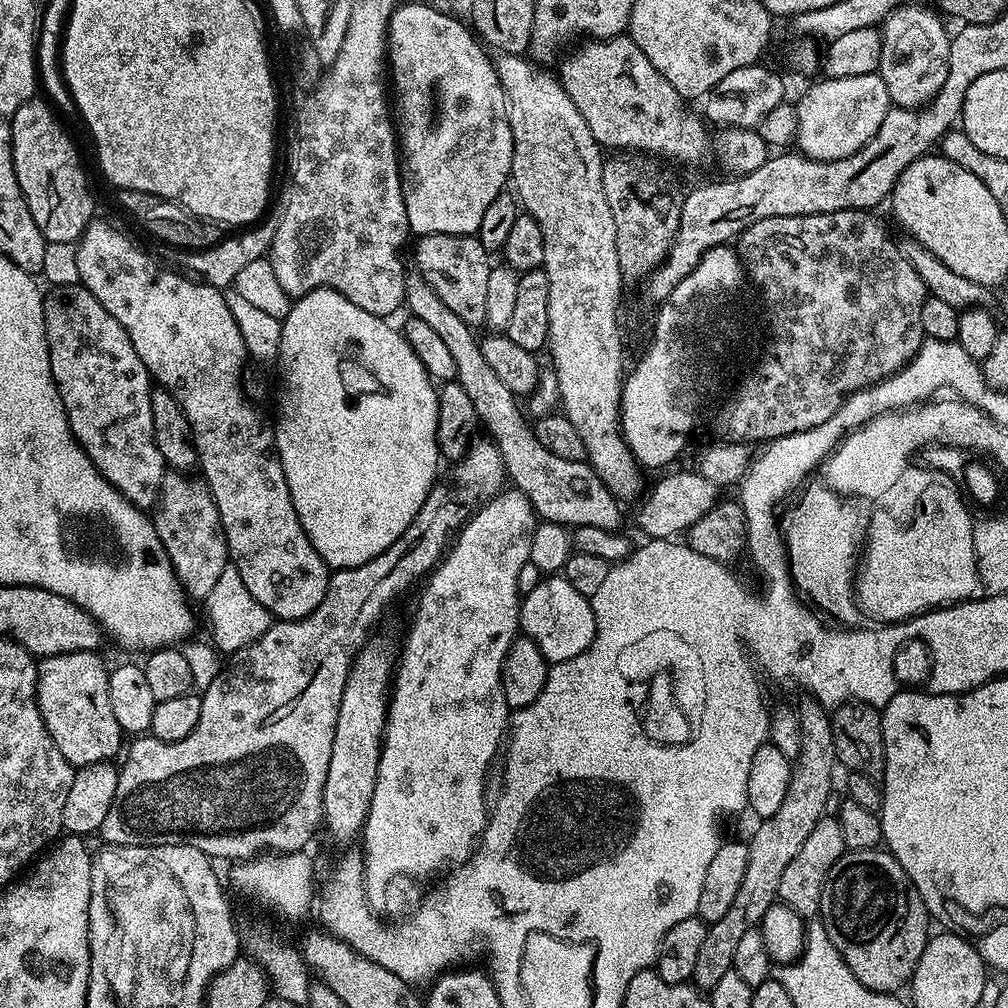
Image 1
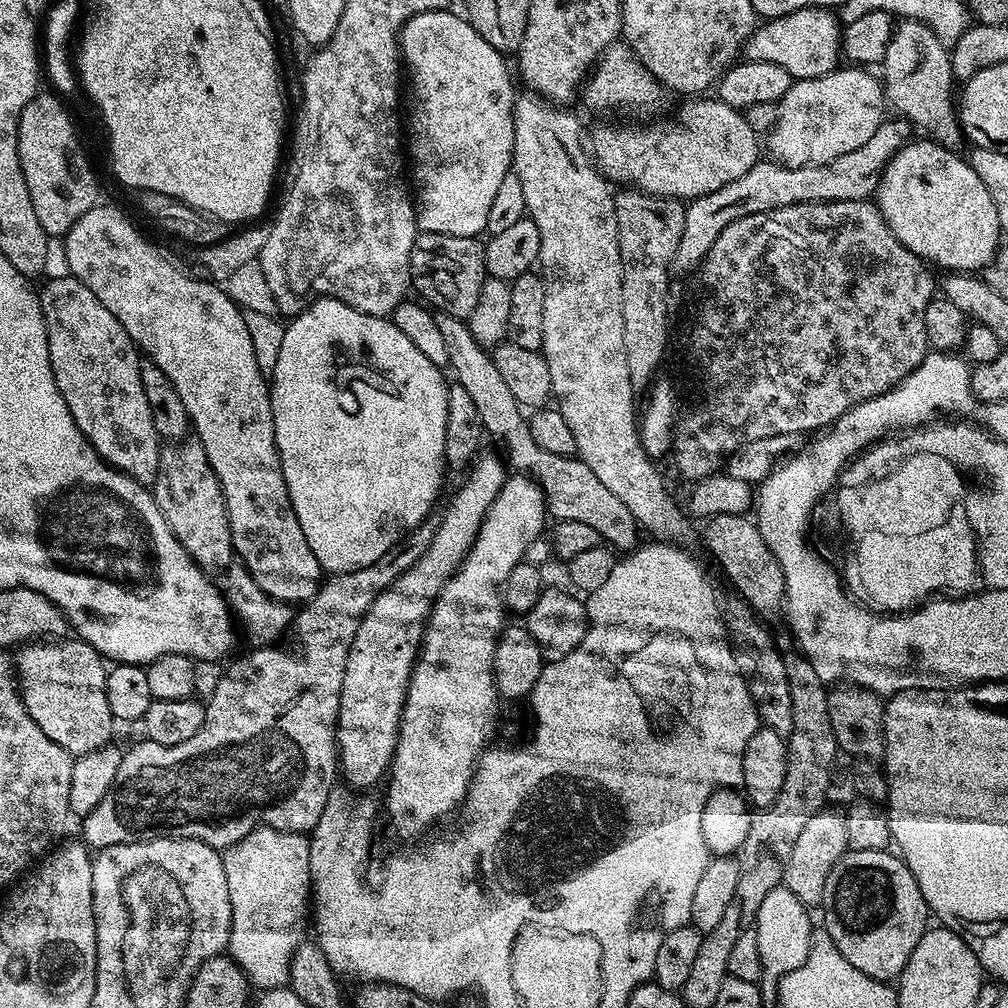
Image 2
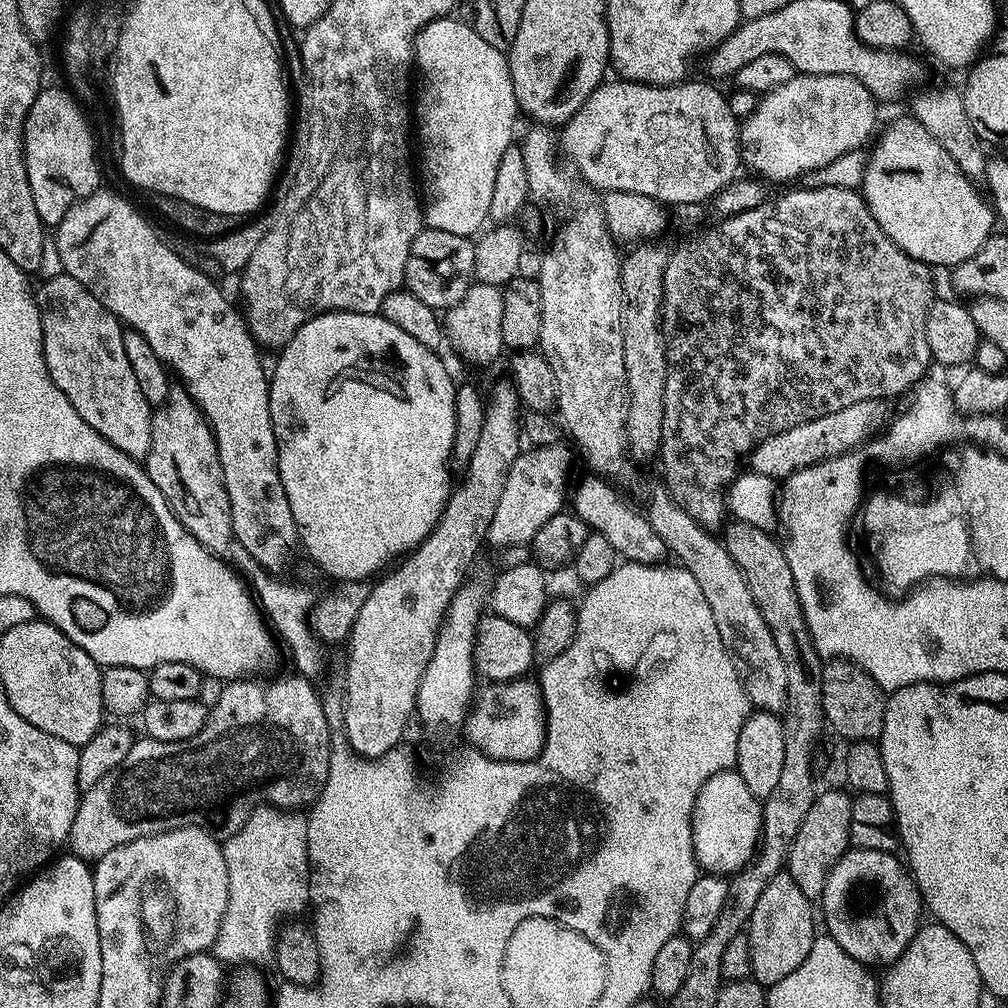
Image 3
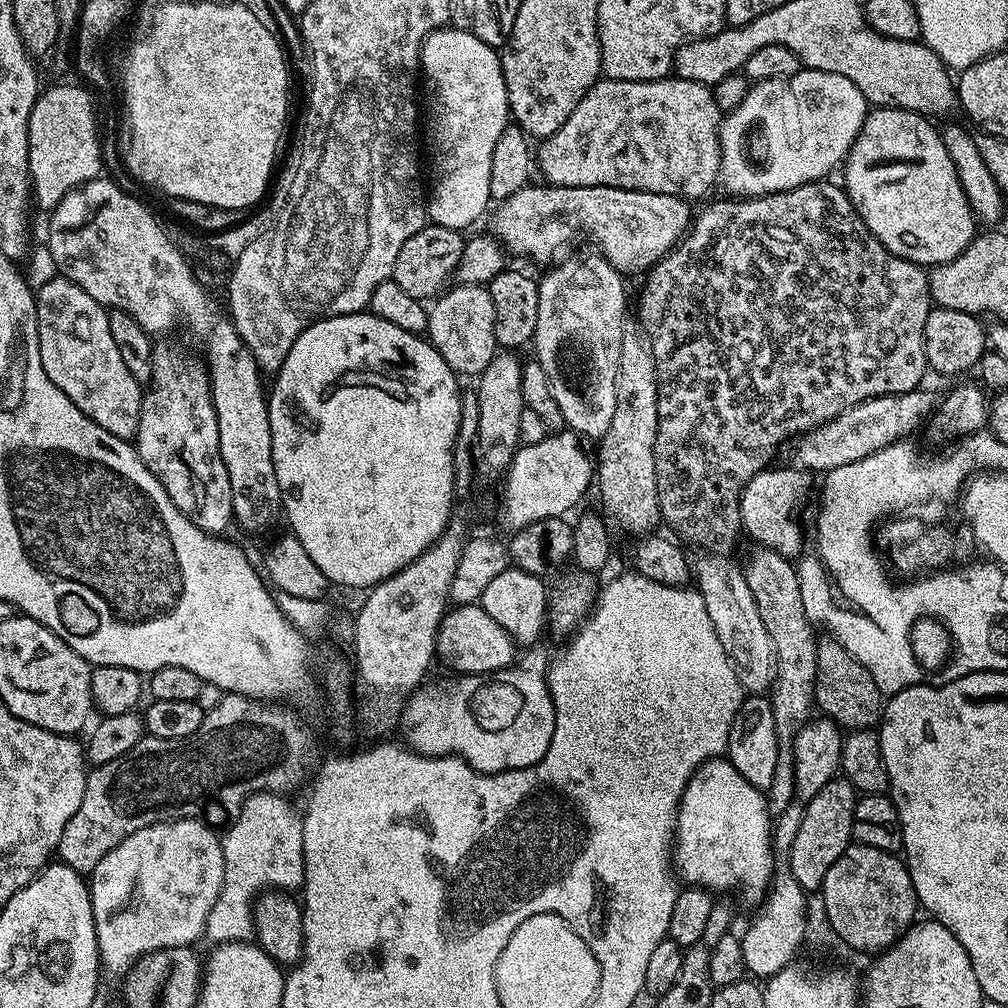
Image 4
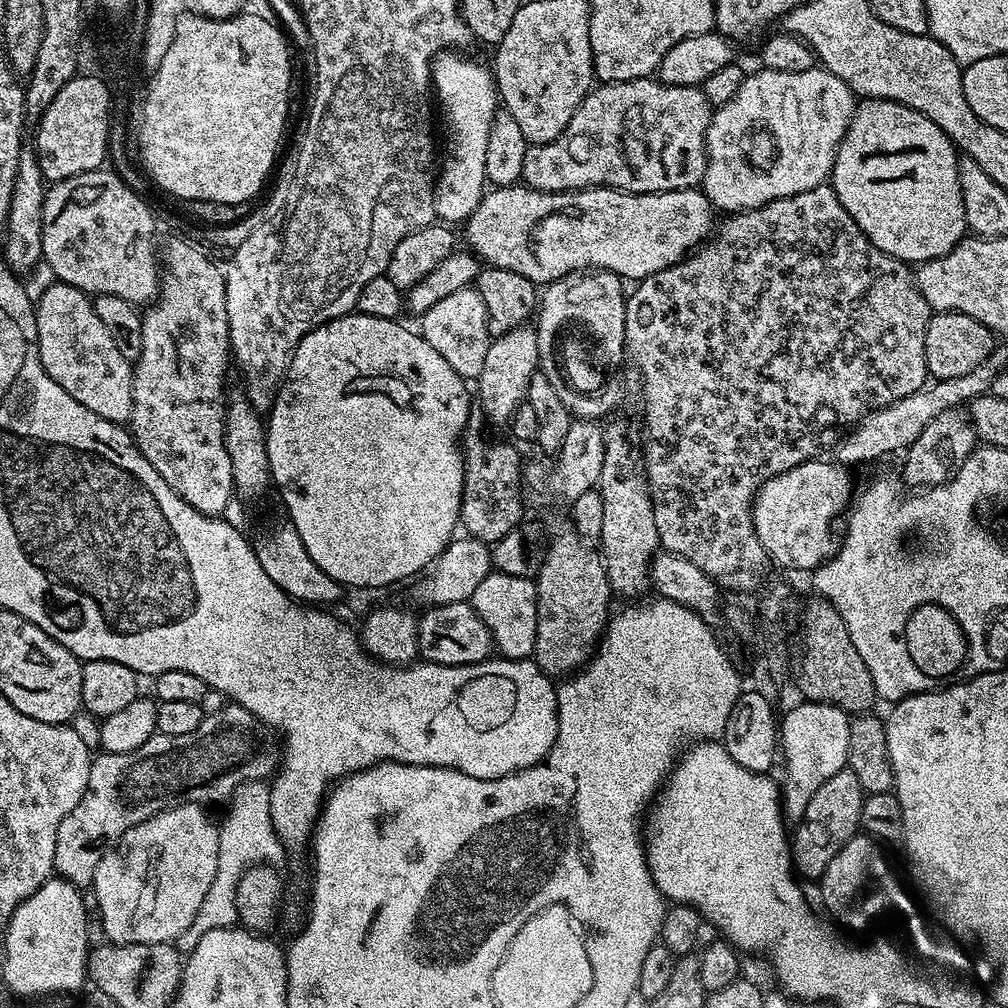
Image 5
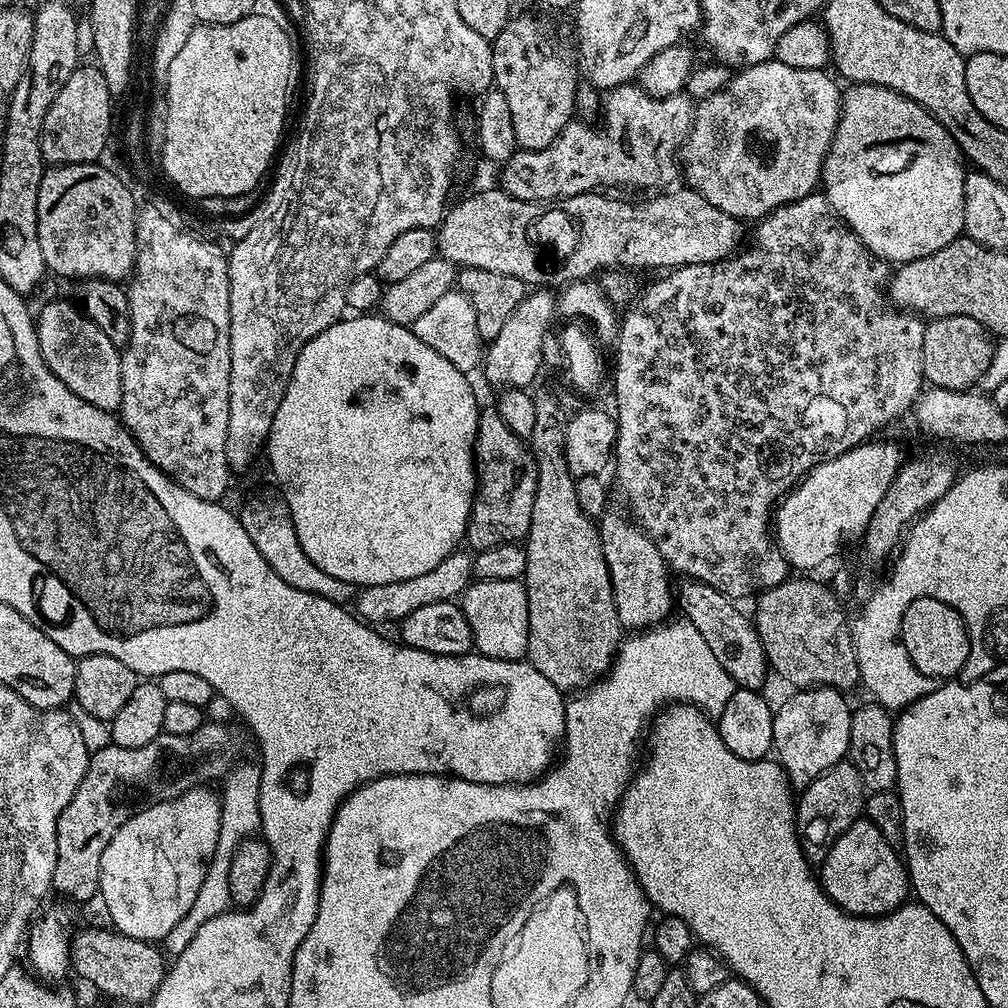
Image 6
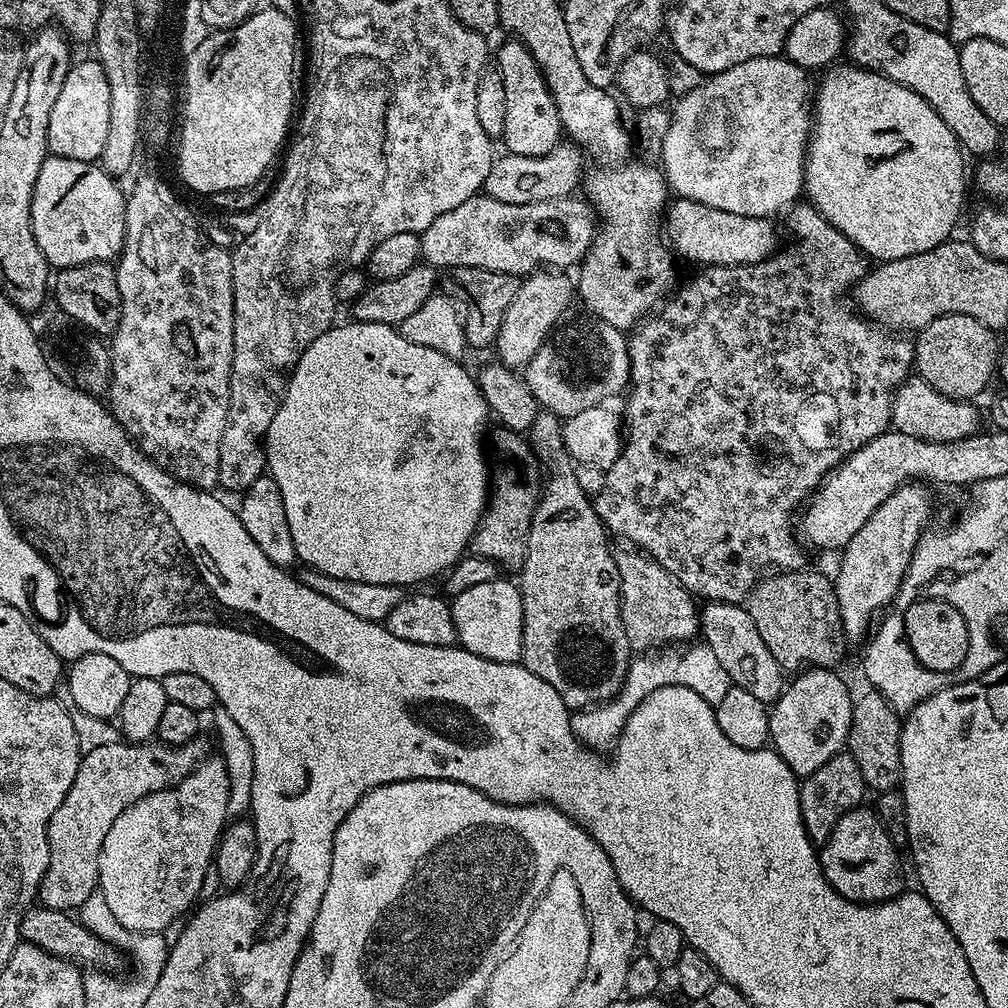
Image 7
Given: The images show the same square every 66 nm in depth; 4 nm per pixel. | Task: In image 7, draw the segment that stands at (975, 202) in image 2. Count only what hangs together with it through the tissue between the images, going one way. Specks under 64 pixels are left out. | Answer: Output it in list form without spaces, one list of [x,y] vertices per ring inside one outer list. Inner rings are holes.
[[[844,63],[829,67],[821,75],[825,76],[820,84],[818,80],[816,115],[804,171],[807,203],[853,240],[865,257],[873,256],[873,261],[910,258],[910,254],[934,250],[955,233],[952,231],[964,208],[965,153],[950,126],[938,118],[926,98],[868,68]]]

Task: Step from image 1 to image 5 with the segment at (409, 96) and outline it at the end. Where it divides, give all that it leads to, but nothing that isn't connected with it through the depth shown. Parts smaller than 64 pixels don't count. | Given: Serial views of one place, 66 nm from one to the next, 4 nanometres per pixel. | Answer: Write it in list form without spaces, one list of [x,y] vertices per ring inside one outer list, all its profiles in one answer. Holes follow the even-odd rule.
[[[445,50],[440,53],[439,56],[435,57],[432,61],[432,87],[434,89],[435,99],[444,107],[444,116],[448,119],[448,141],[443,141],[442,148],[448,151],[448,157],[443,157],[442,163],[438,168],[438,175],[436,178],[436,201],[434,202],[434,210],[436,211],[436,220],[443,222],[449,226],[459,225],[461,222],[466,222],[470,214],[474,214],[474,210],[478,206],[480,199],[484,197],[486,191],[486,142],[490,142],[490,126],[494,122],[498,111],[498,93],[496,91],[496,80],[492,76],[491,67],[487,63],[479,64],[476,60],[471,60],[470,57],[464,56],[468,54],[461,54],[456,50]]]

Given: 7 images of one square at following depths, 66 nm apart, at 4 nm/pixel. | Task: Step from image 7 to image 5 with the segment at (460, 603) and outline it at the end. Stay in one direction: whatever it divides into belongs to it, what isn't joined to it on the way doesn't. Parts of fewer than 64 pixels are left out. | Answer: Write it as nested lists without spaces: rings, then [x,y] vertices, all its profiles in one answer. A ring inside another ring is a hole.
[[[498,571],[482,578],[478,590],[474,590],[471,606],[486,622],[492,635],[495,651],[505,660],[526,660],[534,653],[536,637],[536,581],[526,576],[511,576]]]

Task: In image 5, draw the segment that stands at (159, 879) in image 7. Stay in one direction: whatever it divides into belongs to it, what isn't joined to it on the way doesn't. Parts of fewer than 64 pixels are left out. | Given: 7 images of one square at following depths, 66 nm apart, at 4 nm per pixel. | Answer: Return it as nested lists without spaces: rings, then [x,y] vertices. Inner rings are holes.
[[[179,804],[177,808],[167,808],[164,812],[154,814],[146,822],[126,830],[126,834],[115,846],[104,853],[103,858],[98,862],[98,870],[94,874],[90,888],[96,891],[96,904],[100,907],[100,924],[104,927],[104,932],[109,941],[113,944],[166,944],[174,942],[179,938],[187,927],[191,926],[202,900],[206,898],[206,892],[214,880],[214,874],[218,870],[218,842],[219,827],[207,816],[205,809],[199,804]]]

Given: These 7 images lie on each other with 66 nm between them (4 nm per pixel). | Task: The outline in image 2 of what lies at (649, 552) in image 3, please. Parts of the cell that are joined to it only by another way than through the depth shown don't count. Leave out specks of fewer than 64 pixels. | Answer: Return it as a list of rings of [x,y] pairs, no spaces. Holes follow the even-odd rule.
[[[436,312],[435,317],[438,331],[446,342],[447,367],[452,368],[453,374],[456,375],[453,376],[455,383],[462,385],[466,394],[470,394],[485,433],[500,440],[507,463],[517,473],[531,476],[544,491],[547,515],[551,519],[553,516],[553,521],[556,522],[569,520],[591,526],[593,530],[598,530],[601,541],[613,549],[635,549],[638,544],[638,525],[634,514],[630,514],[630,510],[613,492],[602,486],[602,481],[592,473],[590,466],[586,466],[586,462],[576,456],[559,456],[542,450],[542,446],[534,442],[525,413],[514,394],[510,394],[510,386],[506,386],[502,374],[498,374],[498,366],[494,366],[489,351],[475,340],[469,325],[461,317],[448,316],[445,312]]]

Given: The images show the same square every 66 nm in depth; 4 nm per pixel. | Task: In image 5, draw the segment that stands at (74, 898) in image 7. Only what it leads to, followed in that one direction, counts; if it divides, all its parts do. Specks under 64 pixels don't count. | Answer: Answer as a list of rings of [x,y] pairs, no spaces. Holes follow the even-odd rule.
[[[231,702],[218,713],[205,715],[194,734],[157,734],[133,752],[97,755],[78,806],[58,826],[55,871],[77,888],[87,889],[98,870],[98,862],[124,837],[126,830],[179,804],[223,805],[243,783],[267,781],[281,760],[277,733],[254,718],[250,710]]]

